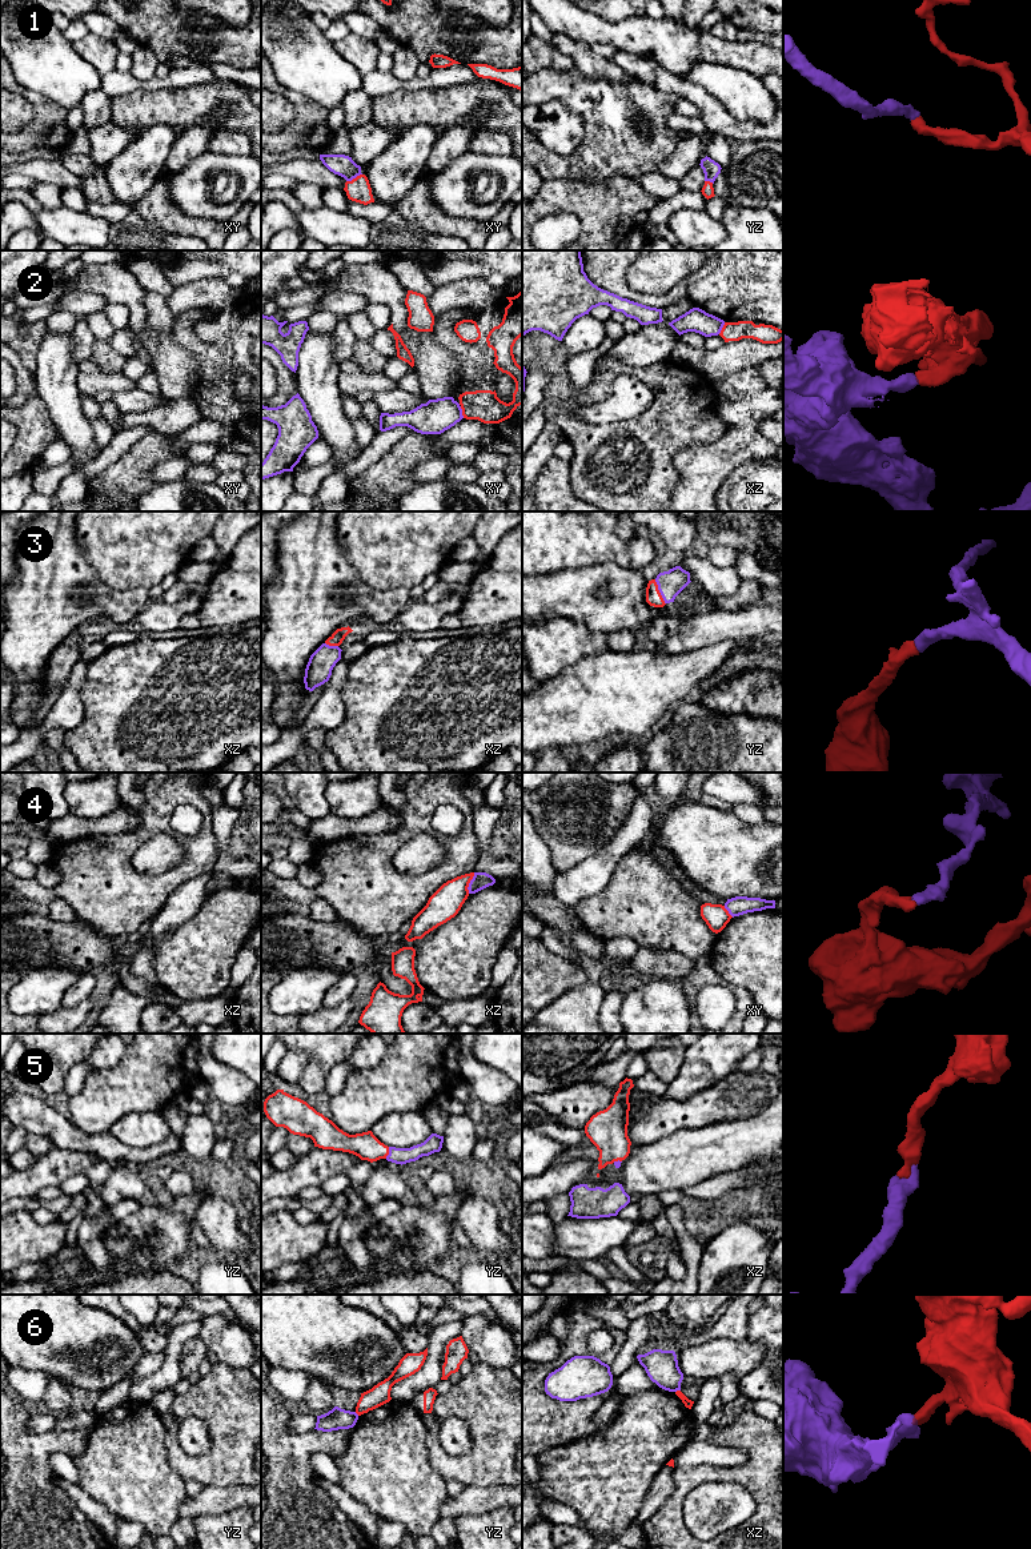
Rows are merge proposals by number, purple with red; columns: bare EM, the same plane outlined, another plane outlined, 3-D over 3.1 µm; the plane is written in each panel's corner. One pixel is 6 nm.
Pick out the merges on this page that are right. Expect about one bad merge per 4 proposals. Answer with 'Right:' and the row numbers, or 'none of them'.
Right: 1, 3, 5

